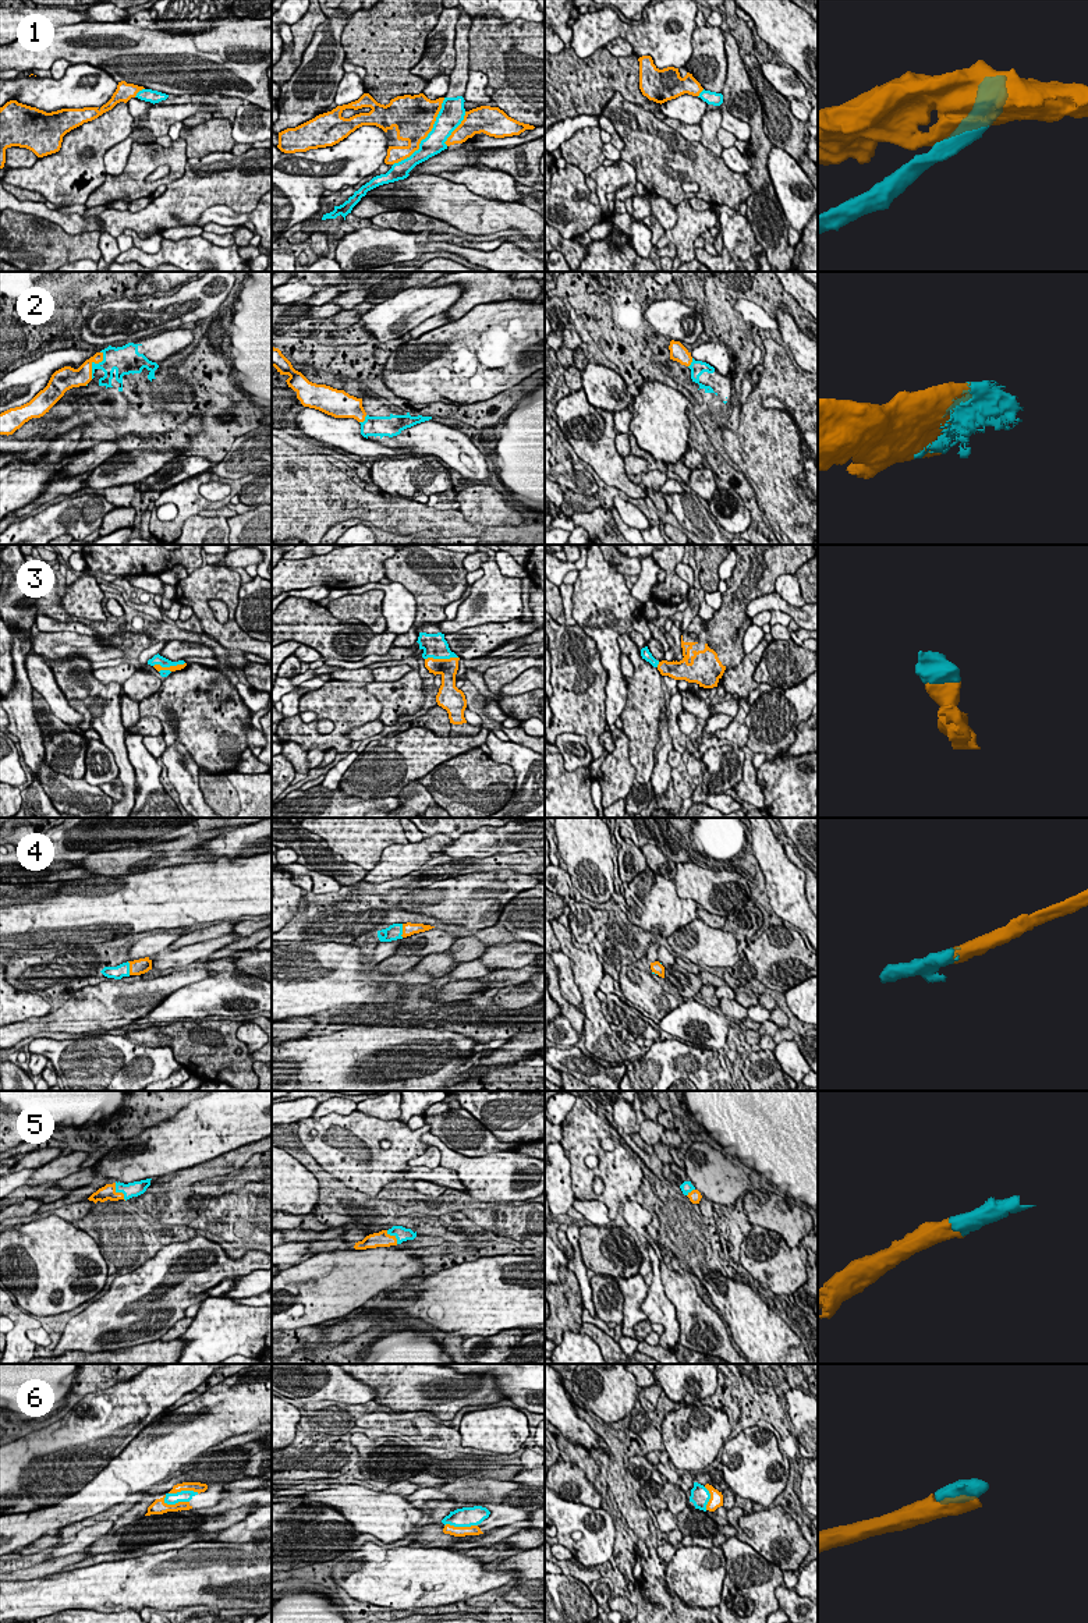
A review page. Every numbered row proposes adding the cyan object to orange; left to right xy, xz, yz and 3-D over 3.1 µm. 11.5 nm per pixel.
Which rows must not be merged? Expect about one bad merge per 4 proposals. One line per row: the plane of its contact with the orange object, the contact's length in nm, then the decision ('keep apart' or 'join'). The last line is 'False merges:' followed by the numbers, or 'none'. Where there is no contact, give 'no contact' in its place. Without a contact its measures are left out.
1: xz | 1000 nm | keep apart
2: xy | 340 nm | join
3: xy | 380 nm | join
4: xy | 160 nm | join
5: xy | 240 nm | join
6: xz | 380 nm | join
False merges: 1

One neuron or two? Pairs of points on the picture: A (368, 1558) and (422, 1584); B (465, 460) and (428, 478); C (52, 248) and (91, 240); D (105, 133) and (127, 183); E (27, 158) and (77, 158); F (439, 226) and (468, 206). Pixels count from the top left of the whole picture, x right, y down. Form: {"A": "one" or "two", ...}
{"A": "one", "B": "two", "C": "one", "D": "two", "E": "two", "F": "two"}

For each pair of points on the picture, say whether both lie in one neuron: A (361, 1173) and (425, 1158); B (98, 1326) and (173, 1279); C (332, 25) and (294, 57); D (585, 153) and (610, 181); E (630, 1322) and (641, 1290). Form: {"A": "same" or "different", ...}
{"A": "different", "B": "same", "C": "different", "D": "different", "E": "same"}

